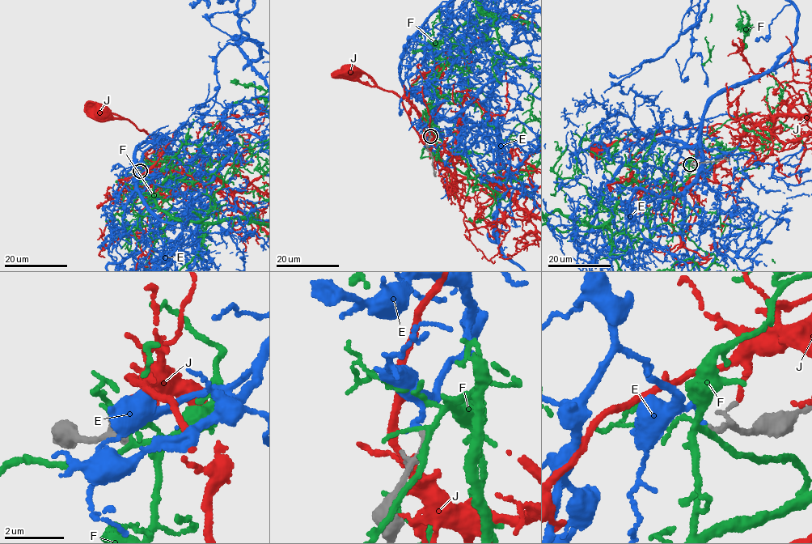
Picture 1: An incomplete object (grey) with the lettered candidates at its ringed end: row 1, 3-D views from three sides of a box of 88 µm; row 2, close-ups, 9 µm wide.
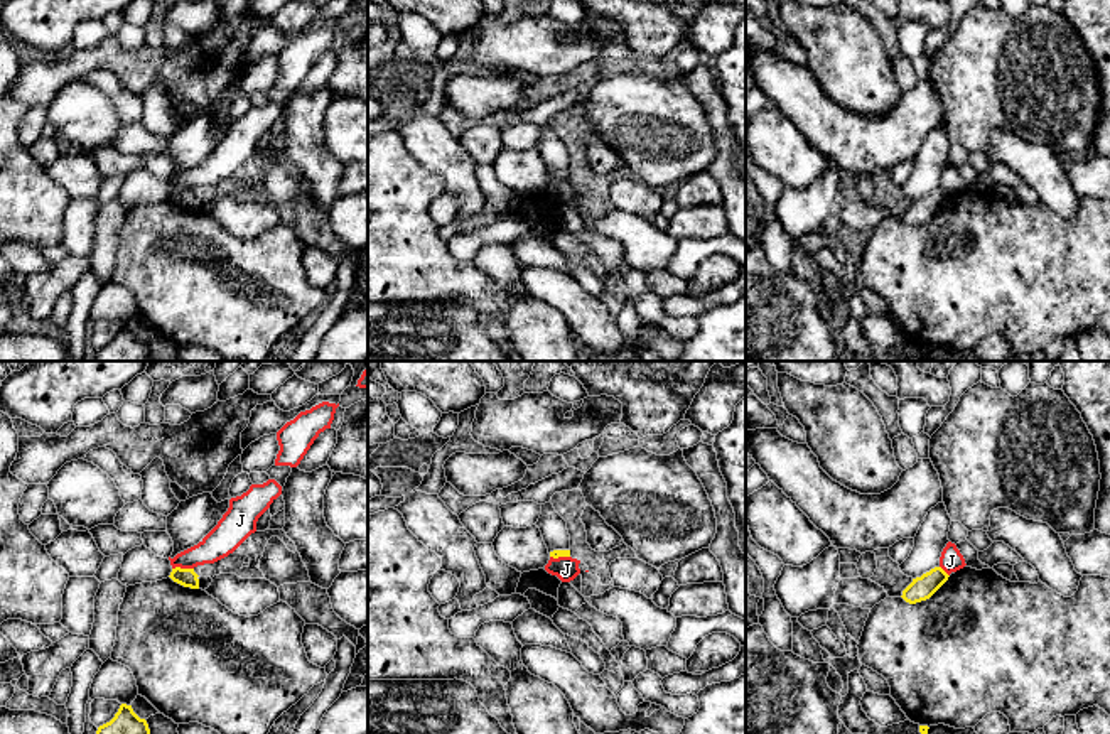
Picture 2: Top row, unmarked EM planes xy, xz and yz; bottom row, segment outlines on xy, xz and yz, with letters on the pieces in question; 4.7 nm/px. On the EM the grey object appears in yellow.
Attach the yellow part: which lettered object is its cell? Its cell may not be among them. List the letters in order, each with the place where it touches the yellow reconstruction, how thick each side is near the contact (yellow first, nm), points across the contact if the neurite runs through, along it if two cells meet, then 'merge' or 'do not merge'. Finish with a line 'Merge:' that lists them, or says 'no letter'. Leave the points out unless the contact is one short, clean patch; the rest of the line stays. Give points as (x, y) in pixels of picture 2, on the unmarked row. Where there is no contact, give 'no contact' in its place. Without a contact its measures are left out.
E: no contact; merge
F: no contact; do not merge
J: contact xy (183, 191); calibres 90 and 150 nm; border xy (193, 189), (172, 191); do not merge
Merge: E

